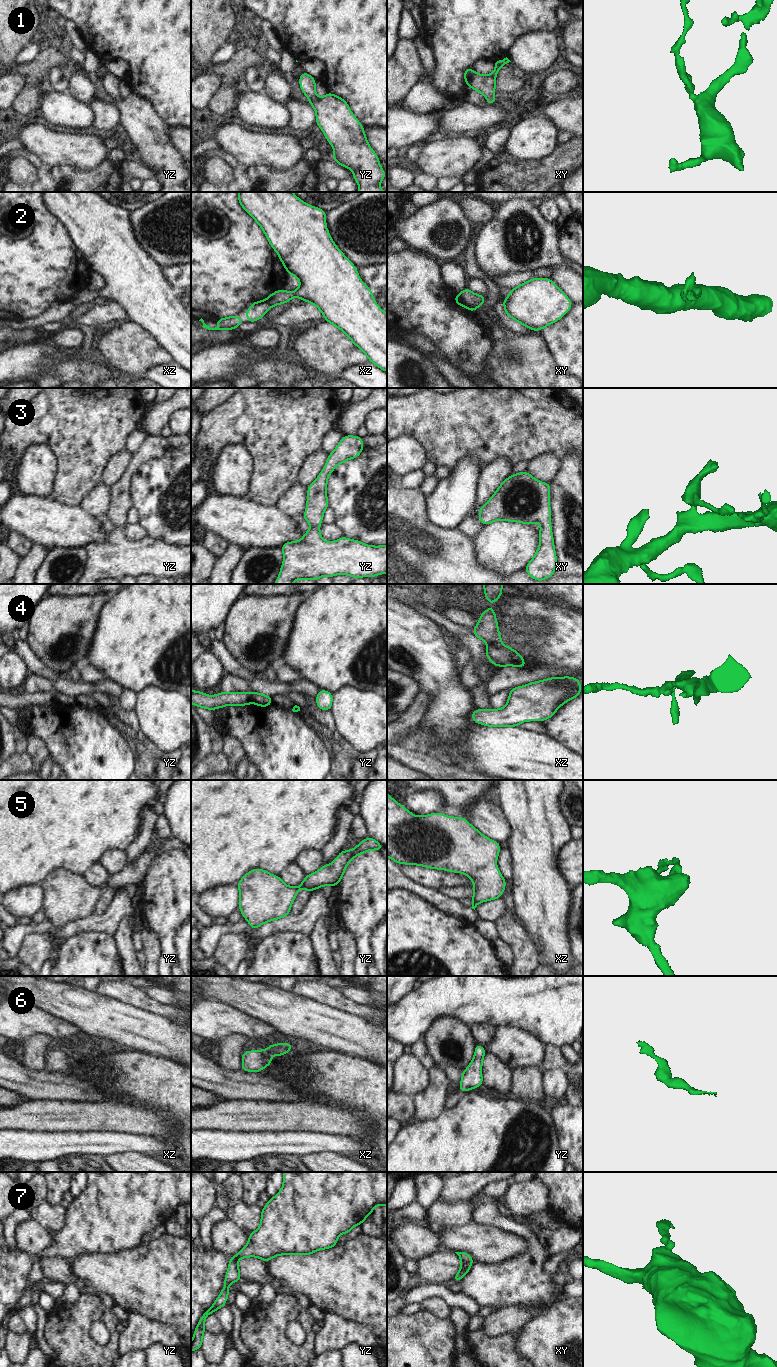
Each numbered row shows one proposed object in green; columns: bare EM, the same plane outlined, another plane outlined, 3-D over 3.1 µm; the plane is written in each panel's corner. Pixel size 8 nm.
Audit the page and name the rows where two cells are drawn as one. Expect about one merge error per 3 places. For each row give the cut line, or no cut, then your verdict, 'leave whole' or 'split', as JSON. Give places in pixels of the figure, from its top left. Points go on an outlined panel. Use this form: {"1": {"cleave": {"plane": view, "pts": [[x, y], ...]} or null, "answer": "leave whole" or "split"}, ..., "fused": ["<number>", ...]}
{"1": {"cleave": null, "answer": "leave whole"}, "2": {"cleave": {"plane": "xy", "pts": [[458, 294], [465, 305]]}, "answer": "split"}, "3": {"cleave": null, "answer": "leave whole"}, "4": {"cleave": {"plane": "xz", "pts": [[488, 642], [500, 643]]}, "answer": "split"}, "5": {"cleave": null, "answer": "leave whole"}, "6": {"cleave": null, "answer": "leave whole"}, "7": {"cleave": null, "answer": "leave whole"}, "fused": ["2", "4"]}

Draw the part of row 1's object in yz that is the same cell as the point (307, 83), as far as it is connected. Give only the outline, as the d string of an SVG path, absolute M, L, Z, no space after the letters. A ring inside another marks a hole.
M302 72L298 81L302 92L308 97L311 106L316 111L317 125L334 148L335 152L331 158L354 173L353 179L360 186L358 192L386 192L379 187L379 183L386 177L384 170L380 166L379 157L368 144L364 127L351 112L346 100L330 92L319 98L315 94L316 80L306 72Z

